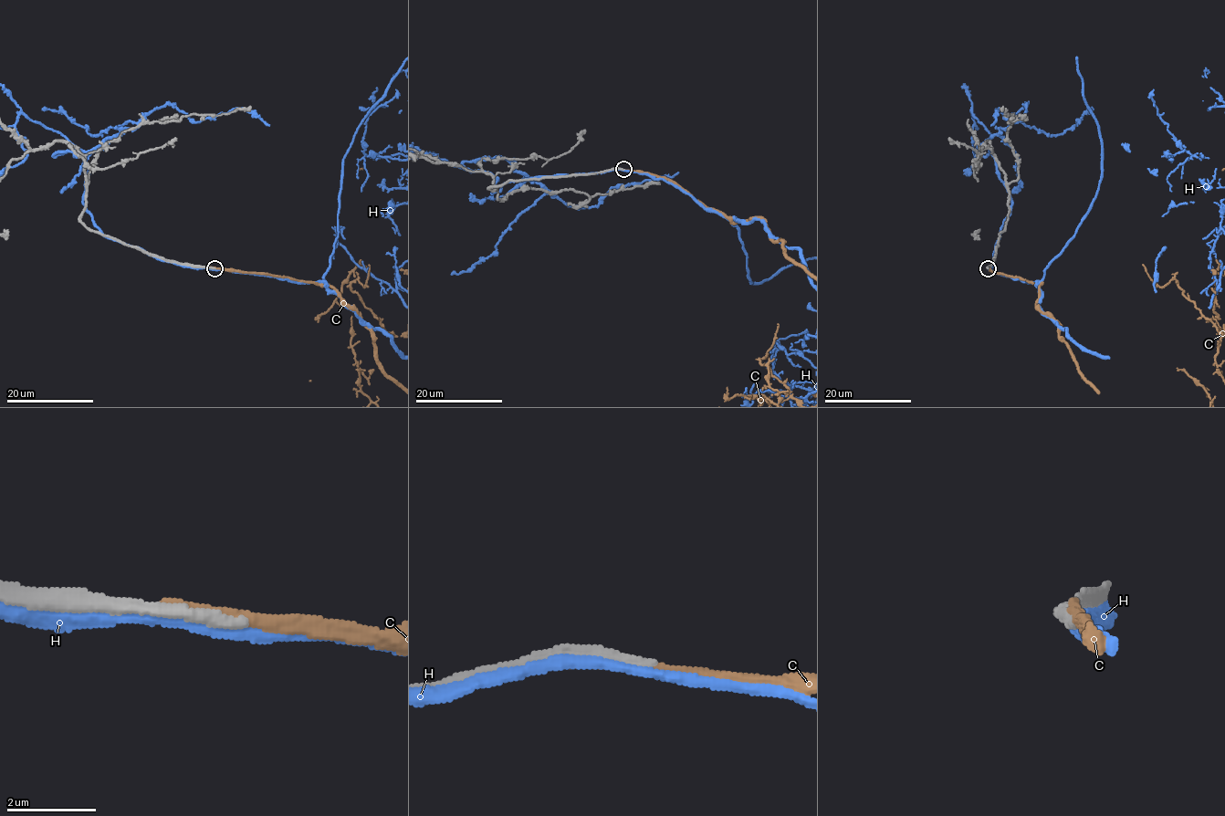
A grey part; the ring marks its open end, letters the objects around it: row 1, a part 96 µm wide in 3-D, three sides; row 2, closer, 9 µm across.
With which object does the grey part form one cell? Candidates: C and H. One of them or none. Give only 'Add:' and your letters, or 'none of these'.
Add: none of these

